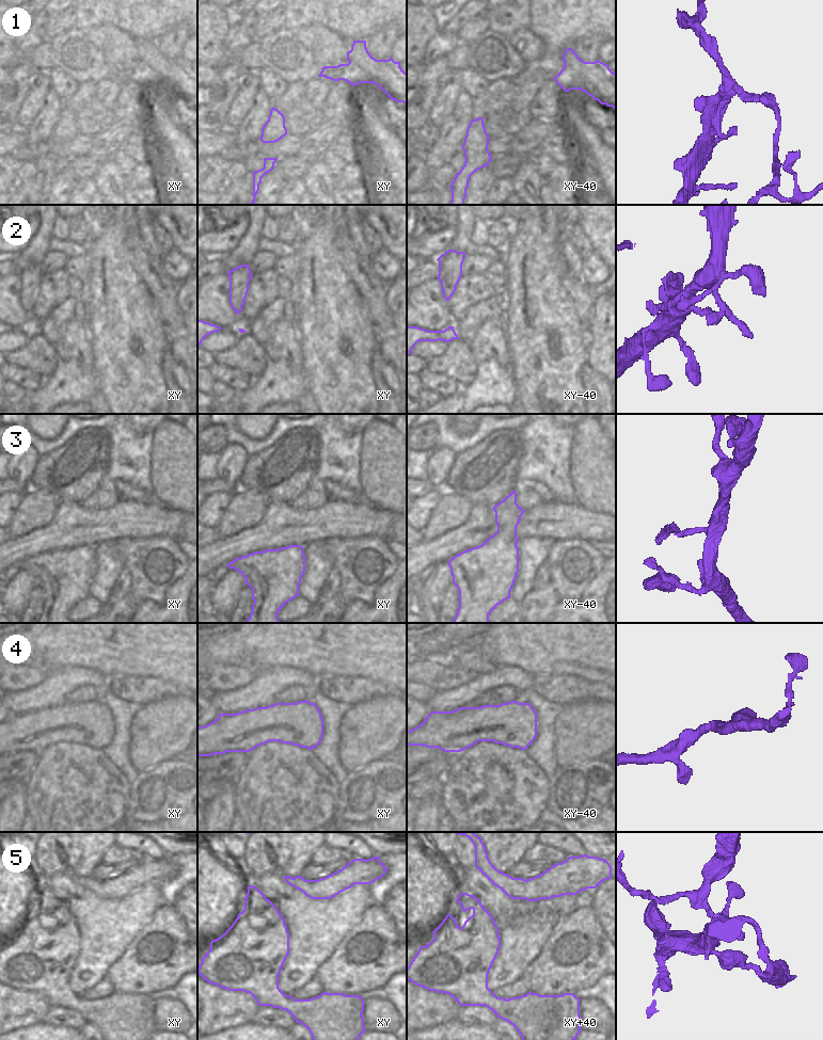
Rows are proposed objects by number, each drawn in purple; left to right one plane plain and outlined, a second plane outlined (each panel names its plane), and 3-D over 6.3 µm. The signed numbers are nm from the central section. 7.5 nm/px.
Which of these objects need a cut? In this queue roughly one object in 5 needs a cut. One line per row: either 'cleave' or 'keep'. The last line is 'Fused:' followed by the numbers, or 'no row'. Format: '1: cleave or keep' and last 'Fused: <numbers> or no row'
1: cleave
2: keep
3: keep
4: keep
5: cleave
Fused: 1, 5

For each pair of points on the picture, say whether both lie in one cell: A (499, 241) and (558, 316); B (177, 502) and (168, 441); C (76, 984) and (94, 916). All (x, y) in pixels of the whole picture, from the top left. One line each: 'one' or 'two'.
A: two
B: one
C: one

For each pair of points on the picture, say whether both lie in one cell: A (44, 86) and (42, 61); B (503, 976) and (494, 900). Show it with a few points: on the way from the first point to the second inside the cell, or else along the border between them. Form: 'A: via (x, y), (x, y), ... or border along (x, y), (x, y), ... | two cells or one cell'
A: border along (37, 69), (47, 73) | two cells
B: via (508, 957), (508, 923), (506, 920) | one cell

